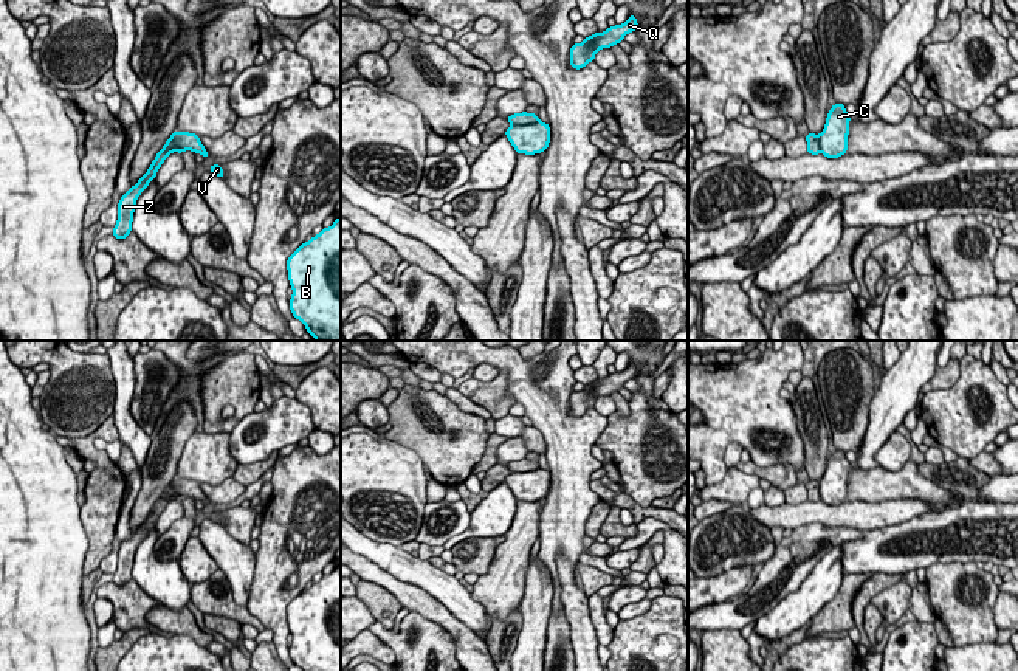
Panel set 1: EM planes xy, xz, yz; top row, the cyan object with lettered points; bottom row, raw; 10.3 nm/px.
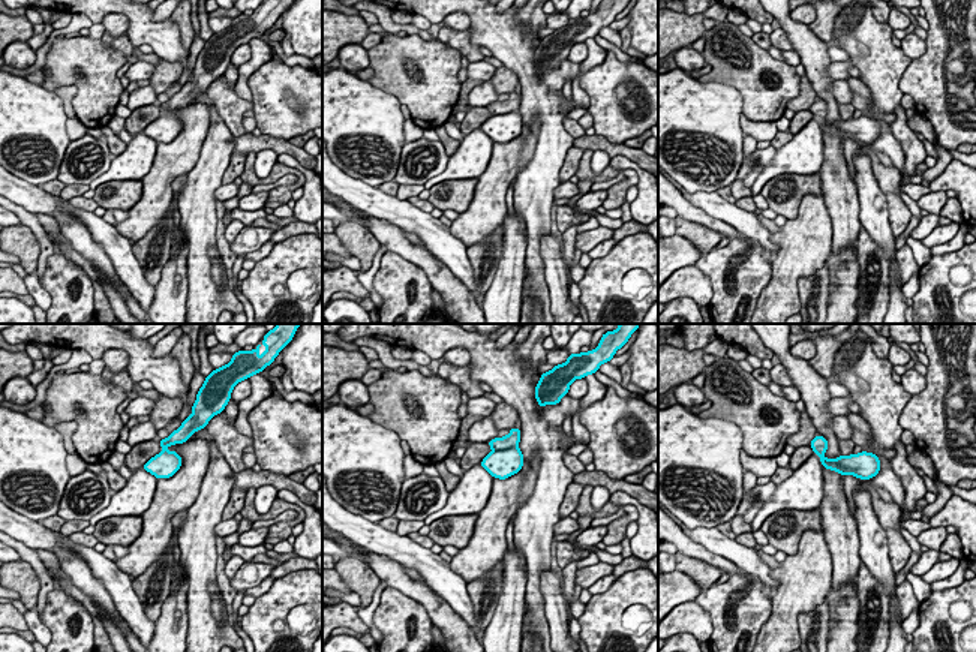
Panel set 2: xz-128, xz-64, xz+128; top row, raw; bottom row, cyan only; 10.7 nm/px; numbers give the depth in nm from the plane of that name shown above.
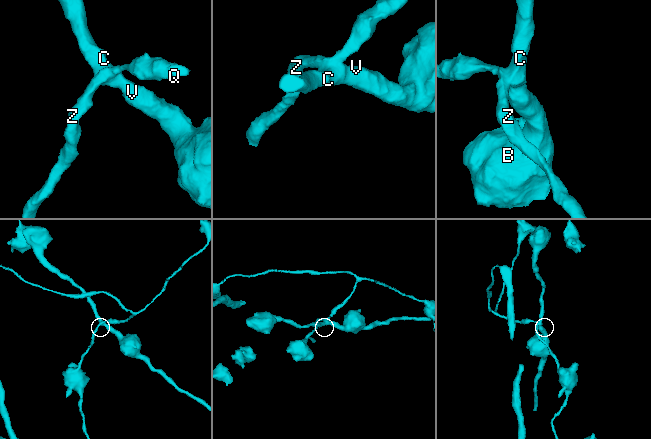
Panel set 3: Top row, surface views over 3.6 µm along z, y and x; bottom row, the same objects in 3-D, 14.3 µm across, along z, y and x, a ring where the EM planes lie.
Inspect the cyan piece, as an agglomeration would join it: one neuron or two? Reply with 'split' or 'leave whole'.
split

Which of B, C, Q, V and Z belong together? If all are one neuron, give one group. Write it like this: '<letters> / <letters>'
B C V / Q Z

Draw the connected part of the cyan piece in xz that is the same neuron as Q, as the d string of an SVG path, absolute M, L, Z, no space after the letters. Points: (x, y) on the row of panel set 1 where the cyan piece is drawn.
M629 15L621 25L609 26L604 33L584 37L583 43L573 43L570 48L570 67L581 70L589 62L593 62L598 50L612 48L618 45L628 33L634 33L638 26L637 17Z

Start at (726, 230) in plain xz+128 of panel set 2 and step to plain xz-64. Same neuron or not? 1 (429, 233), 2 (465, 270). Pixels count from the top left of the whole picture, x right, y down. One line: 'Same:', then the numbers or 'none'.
Same: none

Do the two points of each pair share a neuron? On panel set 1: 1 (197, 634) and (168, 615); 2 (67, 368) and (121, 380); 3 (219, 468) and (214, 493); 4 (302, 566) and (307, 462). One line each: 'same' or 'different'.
1: same
2: different
3: different
4: same

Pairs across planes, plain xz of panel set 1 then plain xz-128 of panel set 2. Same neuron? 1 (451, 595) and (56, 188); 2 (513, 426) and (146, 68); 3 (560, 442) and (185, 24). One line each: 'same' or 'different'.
1: different
2: same
3: different

